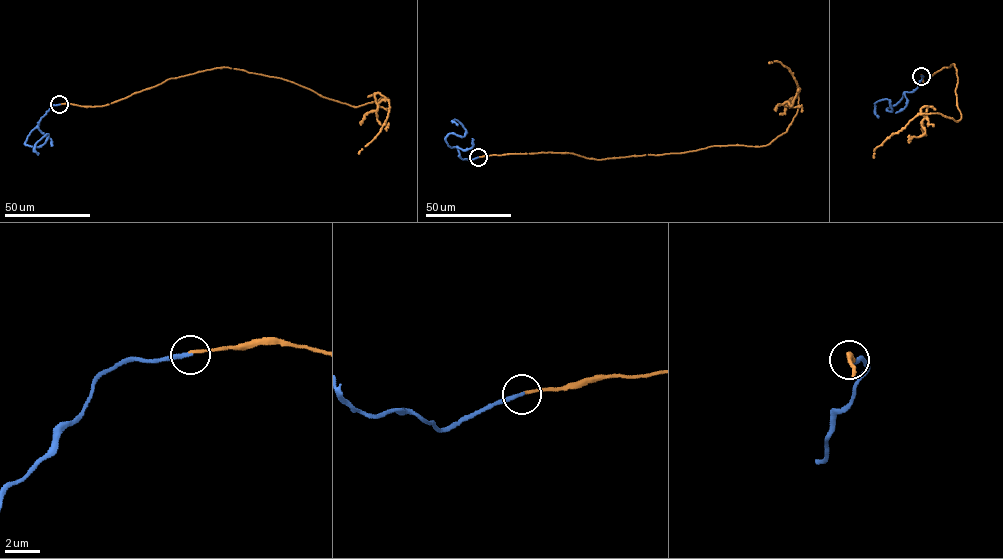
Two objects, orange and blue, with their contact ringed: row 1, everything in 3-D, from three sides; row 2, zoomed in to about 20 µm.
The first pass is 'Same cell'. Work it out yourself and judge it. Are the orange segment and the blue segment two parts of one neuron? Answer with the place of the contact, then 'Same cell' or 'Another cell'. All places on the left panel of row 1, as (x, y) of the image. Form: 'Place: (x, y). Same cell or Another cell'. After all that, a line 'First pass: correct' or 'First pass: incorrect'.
Place: (59, 104). Another cell
First pass: incorrect

